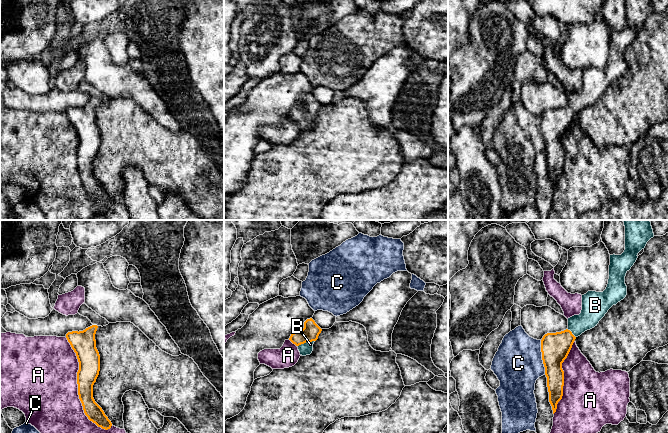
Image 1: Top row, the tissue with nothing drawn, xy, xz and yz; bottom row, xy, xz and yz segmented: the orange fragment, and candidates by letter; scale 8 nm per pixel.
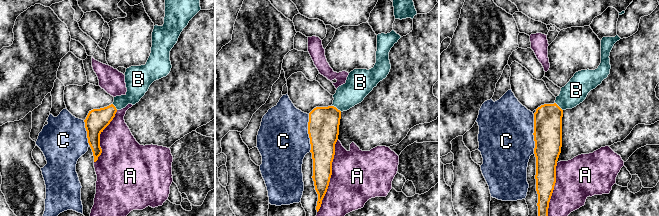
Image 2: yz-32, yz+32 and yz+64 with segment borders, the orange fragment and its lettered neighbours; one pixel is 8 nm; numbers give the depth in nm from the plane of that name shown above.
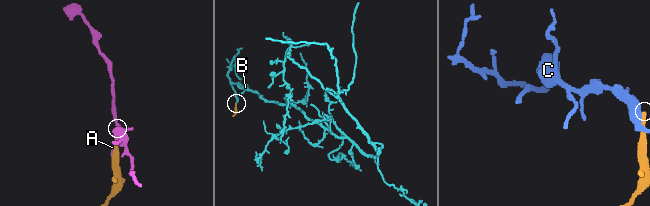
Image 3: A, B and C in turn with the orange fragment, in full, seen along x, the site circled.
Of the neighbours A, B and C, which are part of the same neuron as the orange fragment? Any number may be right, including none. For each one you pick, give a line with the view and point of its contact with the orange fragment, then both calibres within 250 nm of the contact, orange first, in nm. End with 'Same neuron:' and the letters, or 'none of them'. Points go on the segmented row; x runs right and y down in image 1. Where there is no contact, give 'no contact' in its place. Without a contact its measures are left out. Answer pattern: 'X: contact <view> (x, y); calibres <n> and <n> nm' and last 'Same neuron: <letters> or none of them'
B: contact xz (305, 342); calibres 140 and 100 nm
Same neuron: B

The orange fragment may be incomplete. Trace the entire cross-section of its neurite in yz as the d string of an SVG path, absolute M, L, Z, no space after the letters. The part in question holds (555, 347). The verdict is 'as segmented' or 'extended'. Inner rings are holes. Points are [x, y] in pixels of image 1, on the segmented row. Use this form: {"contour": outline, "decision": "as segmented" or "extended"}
{"contour": "M623 220L623 222L625 250L621 255L610 255L606 289L603 292L588 291L582 295L581 313L568 318L568 328L561 332L547 333L541 340L542 360L553 414L563 396L562 363L567 358L575 339L597 326L608 310L626 297L626 273L636 262L638 253L654 237L650 220Z", "decision": "extended"}

